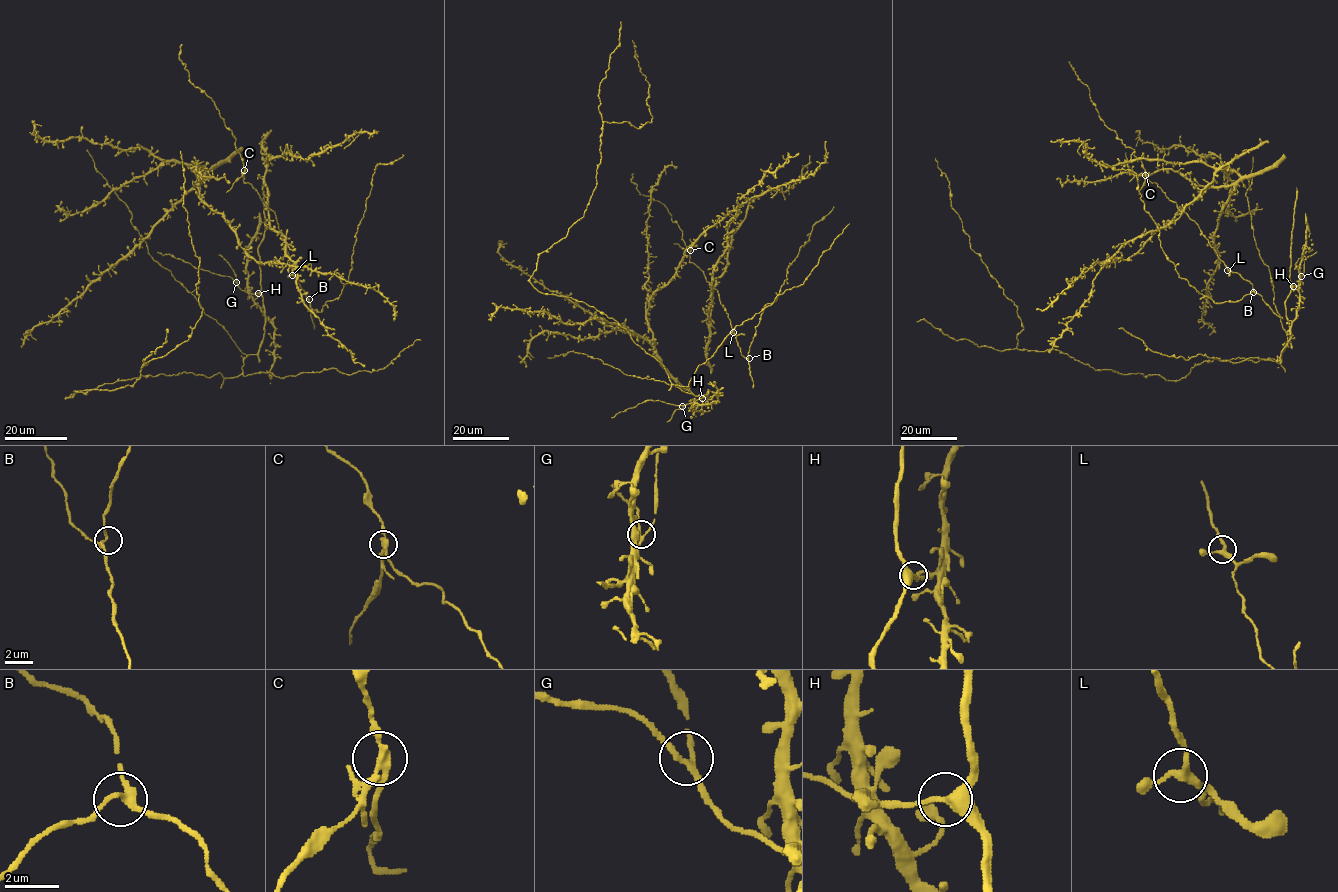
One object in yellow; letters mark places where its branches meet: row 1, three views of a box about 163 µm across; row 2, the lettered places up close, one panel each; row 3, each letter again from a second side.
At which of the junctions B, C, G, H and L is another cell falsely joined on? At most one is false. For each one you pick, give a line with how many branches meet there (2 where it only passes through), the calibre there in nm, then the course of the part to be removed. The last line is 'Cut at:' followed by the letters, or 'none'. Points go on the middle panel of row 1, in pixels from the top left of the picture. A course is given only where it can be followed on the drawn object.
C: branches 3; calibre 240 nm; course (690, 250), (673, 244)
Cut at: C

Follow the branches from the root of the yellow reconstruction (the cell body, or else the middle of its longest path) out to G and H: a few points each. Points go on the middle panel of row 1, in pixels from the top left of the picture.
G: (594, 359), (625, 374), (664, 381), (695, 395), (706, 395), (709, 390), (706, 396), (682, 406)
H: (594, 359), (625, 374), (664, 381), (695, 395), (706, 395), (709, 390), (702, 398)

